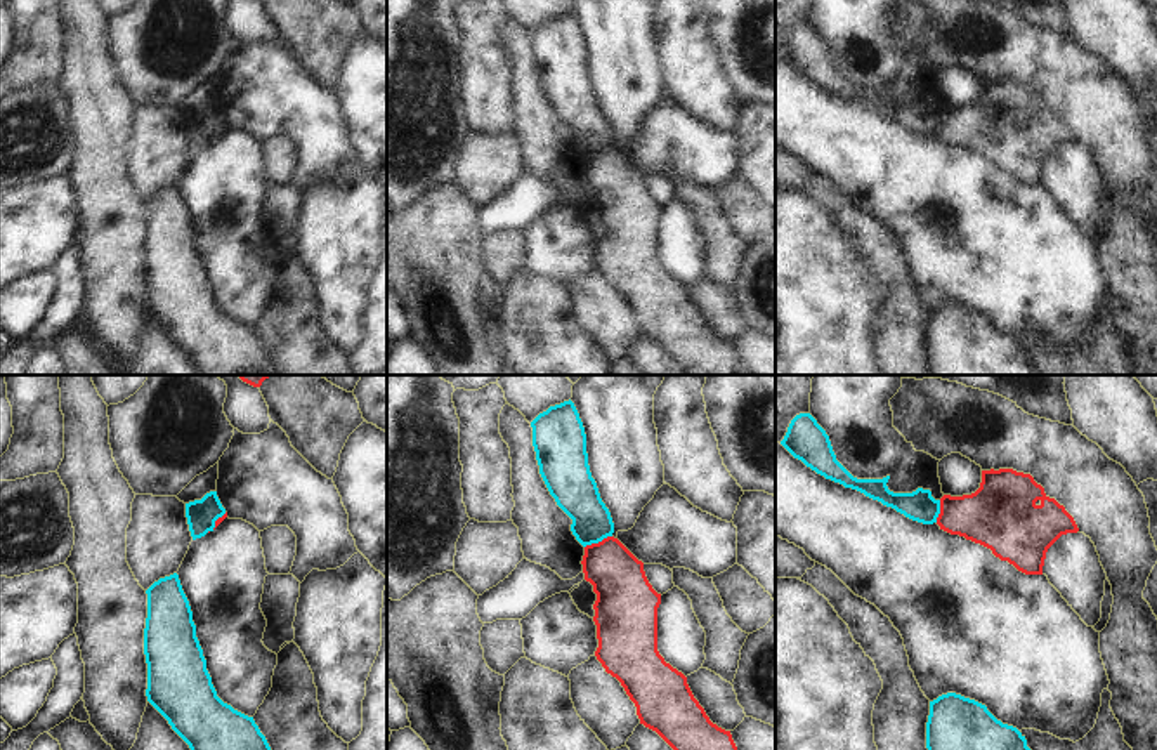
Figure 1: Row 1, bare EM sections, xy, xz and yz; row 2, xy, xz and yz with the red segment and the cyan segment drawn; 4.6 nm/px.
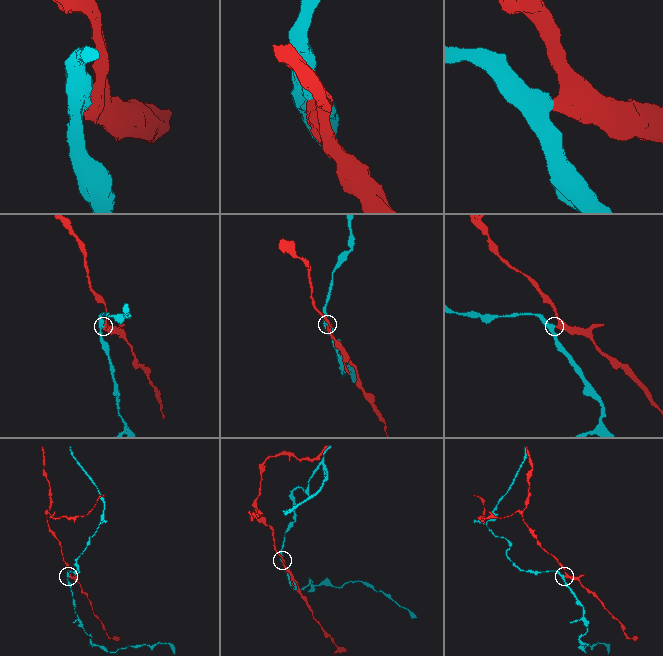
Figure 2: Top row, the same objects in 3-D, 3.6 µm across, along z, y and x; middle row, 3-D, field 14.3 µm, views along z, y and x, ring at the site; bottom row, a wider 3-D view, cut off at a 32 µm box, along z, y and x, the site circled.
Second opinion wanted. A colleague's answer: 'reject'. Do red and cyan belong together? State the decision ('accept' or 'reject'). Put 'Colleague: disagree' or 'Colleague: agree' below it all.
reject
Colleague: agree

